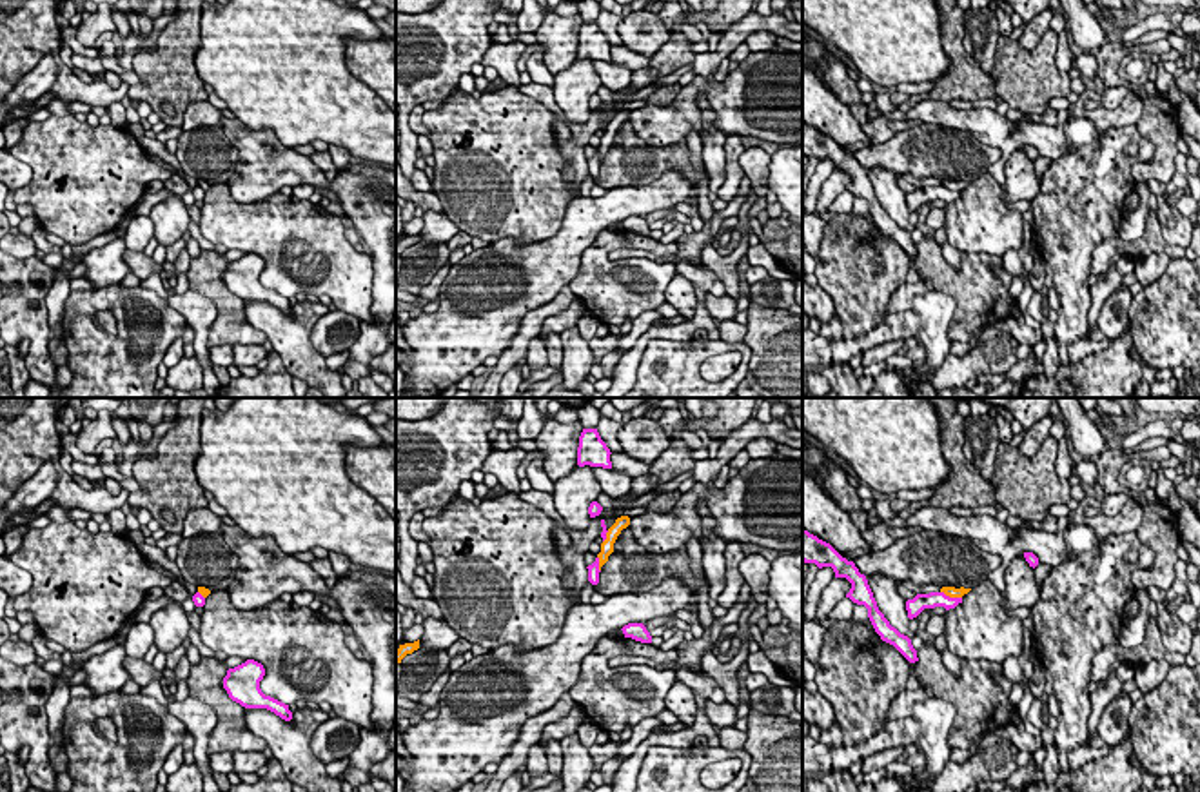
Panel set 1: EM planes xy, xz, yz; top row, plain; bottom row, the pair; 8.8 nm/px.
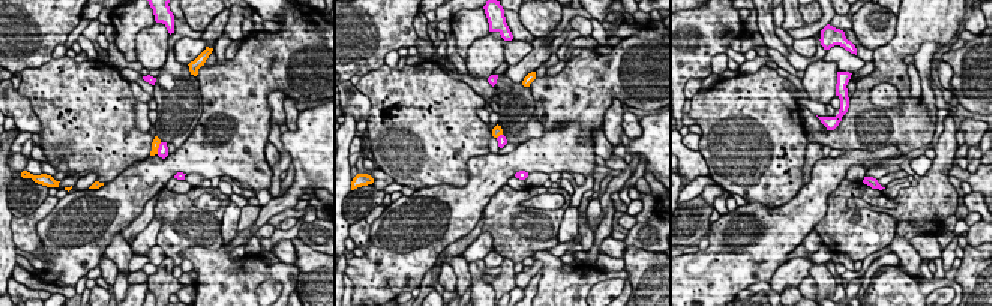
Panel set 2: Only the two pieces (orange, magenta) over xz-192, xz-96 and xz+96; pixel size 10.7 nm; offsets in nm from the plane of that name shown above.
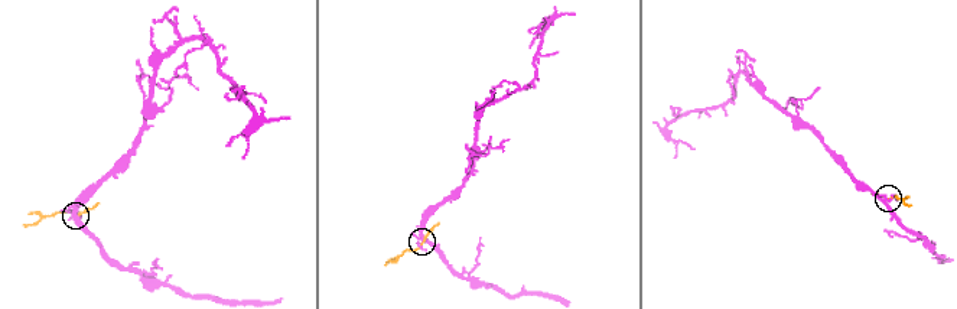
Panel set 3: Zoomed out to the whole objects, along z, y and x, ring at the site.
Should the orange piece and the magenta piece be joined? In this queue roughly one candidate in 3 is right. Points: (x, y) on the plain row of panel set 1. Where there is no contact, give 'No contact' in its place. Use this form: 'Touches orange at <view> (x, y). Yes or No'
Touches orange at yz (952, 189). No

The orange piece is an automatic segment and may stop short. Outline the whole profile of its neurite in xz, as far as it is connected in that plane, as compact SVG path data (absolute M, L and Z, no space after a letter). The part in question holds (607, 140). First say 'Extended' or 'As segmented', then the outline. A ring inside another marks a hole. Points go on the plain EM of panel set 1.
As segmented. M621 109L615 113L615 116L608 122L606 133L601 136L601 145L597 147L599 151L599 163L601 160L608 154L608 149L614 145L614 136L617 129L621 127L623 122L630 118L628 109Z

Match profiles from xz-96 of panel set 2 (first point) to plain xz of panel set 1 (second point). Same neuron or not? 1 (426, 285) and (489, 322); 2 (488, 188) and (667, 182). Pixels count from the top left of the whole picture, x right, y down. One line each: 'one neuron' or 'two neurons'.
1: two neurons
2: one neuron

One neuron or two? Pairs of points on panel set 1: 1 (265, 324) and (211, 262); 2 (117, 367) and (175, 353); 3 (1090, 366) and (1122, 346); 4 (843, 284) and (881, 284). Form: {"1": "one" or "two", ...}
{"1": "two", "2": "two", "3": "one", "4": "one"}

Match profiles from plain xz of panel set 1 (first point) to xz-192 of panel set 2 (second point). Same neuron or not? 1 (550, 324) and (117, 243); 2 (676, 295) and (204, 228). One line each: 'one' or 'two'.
1: two
2: two

